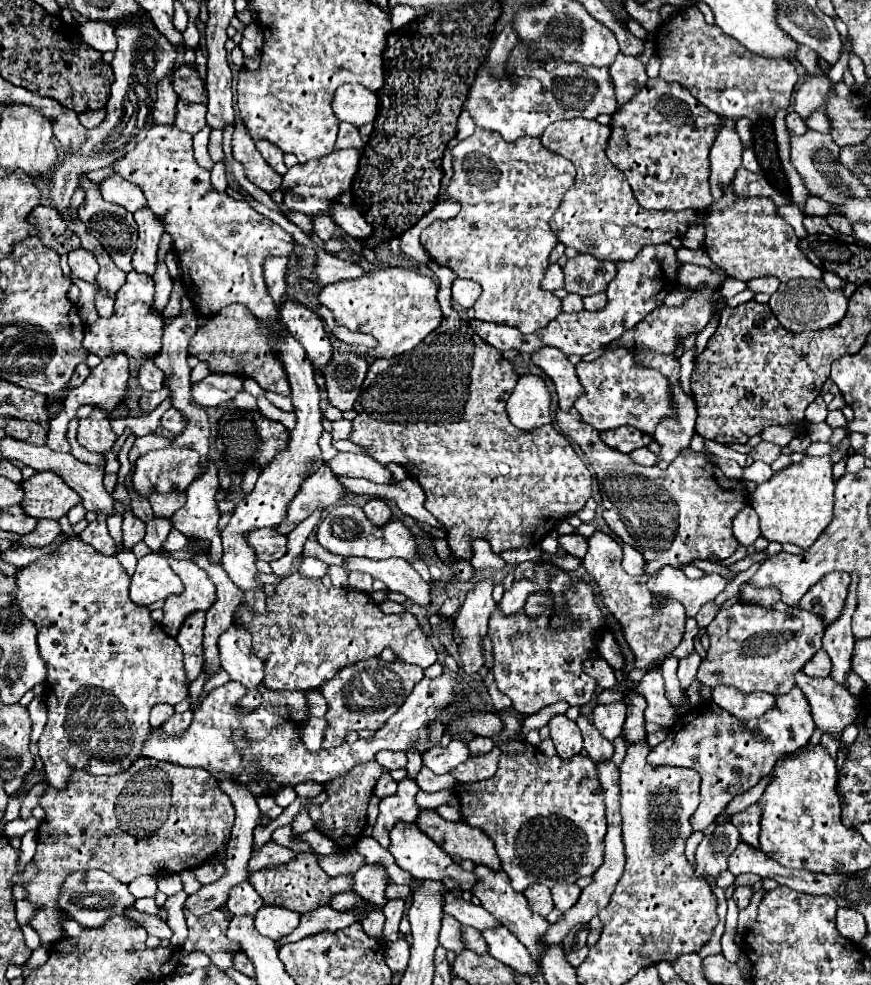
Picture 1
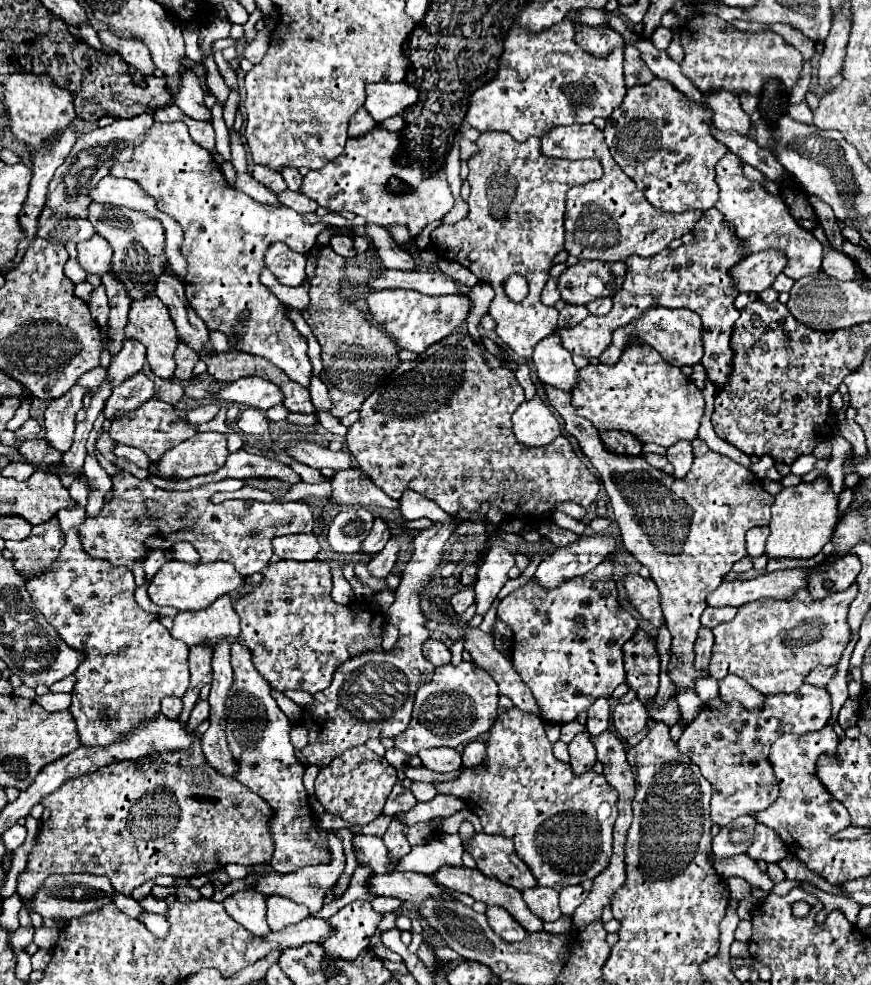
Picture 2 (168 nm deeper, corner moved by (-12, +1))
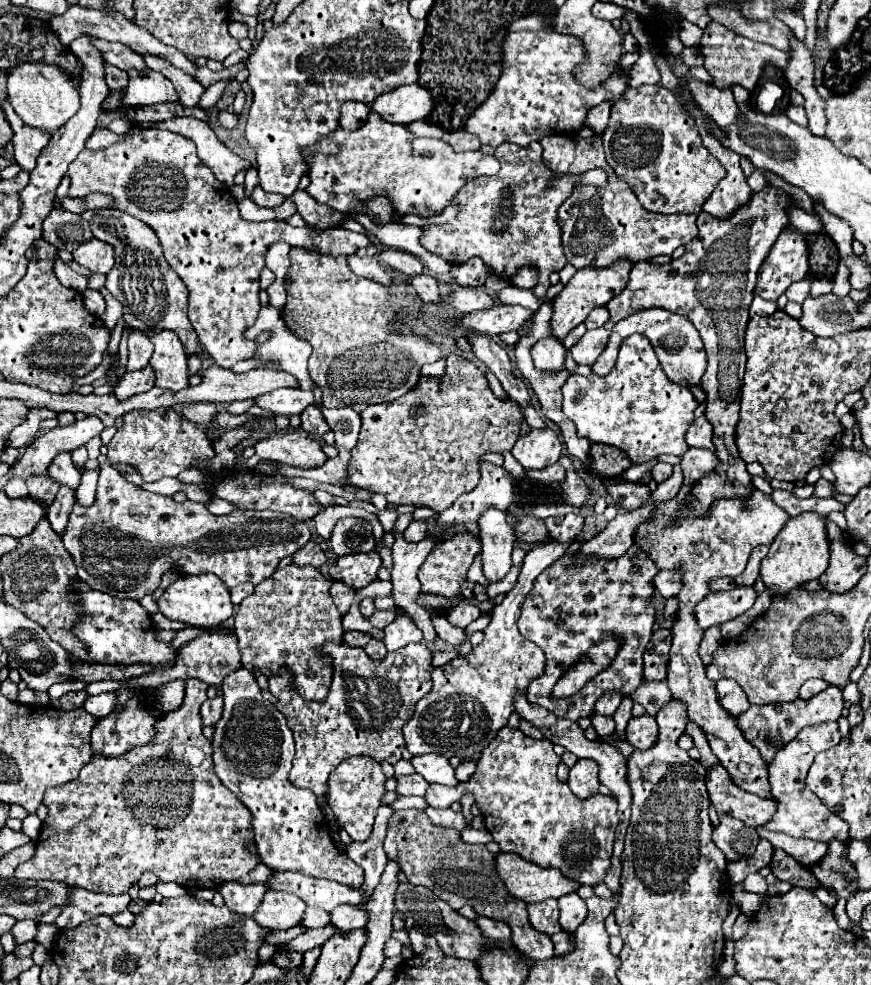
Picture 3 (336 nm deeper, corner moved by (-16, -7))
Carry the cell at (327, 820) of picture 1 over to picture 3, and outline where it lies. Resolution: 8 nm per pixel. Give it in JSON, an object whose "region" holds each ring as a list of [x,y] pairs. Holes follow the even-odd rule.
{"region":[[[352,756],[336,766],[328,778],[328,806],[332,808],[338,824],[352,836],[352,840],[366,840],[372,834],[372,824],[376,810],[382,806],[382,796],[386,794],[386,776],[382,766],[370,756]]]}

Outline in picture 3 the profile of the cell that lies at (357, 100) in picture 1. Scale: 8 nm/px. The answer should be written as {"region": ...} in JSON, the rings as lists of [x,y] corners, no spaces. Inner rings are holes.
{"region":[[[406,84],[380,94],[370,108],[386,122],[410,124],[422,120],[432,110],[432,106],[434,98],[426,88],[420,88],[418,84]]]}

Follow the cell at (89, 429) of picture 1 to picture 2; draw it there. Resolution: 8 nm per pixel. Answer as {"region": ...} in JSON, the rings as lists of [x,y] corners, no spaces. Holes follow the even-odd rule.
{"region":[[[144,372],[134,374],[132,378],[128,378],[128,382],[114,386],[112,396],[108,398],[108,402],[104,406],[104,414],[106,414],[106,418],[114,418],[114,414],[118,414],[118,412],[126,414],[126,412],[142,406],[152,396],[154,396],[152,380]]]}

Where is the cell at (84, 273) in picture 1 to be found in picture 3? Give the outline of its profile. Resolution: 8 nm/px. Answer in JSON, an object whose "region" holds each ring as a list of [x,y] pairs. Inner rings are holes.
{"region":[[[92,238],[92,240],[84,242],[82,246],[78,246],[72,252],[72,256],[78,264],[82,264],[90,272],[98,272],[98,274],[108,274],[114,266],[112,246],[108,246],[106,242],[96,240],[96,238]]]}

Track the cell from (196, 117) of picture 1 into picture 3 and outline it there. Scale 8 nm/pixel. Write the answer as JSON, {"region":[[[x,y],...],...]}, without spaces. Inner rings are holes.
{"region":[[[146,56],[144,58],[146,66],[152,68],[152,70],[160,70],[176,88],[176,94],[178,94],[178,102],[184,106],[184,108],[194,108],[200,104],[200,98],[204,94],[204,86],[198,84],[190,74],[170,66],[168,62],[164,62],[162,58],[156,58],[156,56]]]}

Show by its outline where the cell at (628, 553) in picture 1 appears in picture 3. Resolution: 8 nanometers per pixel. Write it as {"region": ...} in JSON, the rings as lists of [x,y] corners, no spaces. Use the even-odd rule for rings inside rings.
{"region":[[[660,570],[654,578],[654,588],[664,596],[664,598],[672,598],[676,594],[676,590],[680,590],[680,574],[676,572],[666,572]]]}

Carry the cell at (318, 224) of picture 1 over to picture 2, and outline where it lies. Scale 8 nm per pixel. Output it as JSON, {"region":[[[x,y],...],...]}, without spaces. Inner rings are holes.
{"region":[[[332,236],[332,242],[330,242],[330,246],[332,246],[332,250],[336,252],[336,254],[340,254],[342,258],[354,258],[356,256],[356,252],[354,252],[354,246],[352,246],[352,238],[348,238],[348,236]]]}

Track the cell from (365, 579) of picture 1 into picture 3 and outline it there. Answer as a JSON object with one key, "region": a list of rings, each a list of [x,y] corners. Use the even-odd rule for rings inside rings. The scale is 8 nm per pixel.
{"region":[[[412,520],[410,526],[404,530],[404,540],[424,540],[426,538],[426,522]]]}

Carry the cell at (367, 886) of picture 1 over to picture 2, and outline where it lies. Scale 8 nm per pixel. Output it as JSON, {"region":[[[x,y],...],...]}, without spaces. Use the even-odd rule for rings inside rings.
{"region":[[[356,900],[328,918],[336,934],[320,940],[320,946],[324,946],[328,958],[354,960],[364,948],[368,948],[380,920],[382,916],[372,910],[370,902]]]}

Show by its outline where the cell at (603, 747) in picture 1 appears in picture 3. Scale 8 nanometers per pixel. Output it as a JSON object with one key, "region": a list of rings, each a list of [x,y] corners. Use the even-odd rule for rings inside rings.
{"region":[[[608,692],[608,694],[604,694],[604,696],[596,702],[594,712],[596,712],[596,714],[600,714],[600,716],[614,716],[614,712],[616,712],[616,708],[618,708],[620,700],[622,700],[622,694]]]}

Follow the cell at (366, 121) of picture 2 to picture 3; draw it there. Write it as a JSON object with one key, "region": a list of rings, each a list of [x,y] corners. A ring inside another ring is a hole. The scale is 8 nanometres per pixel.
{"region":[[[346,102],[342,106],[342,116],[340,116],[340,126],[344,130],[358,130],[360,126],[364,126],[364,122],[368,120],[370,108],[366,104],[360,102]]]}

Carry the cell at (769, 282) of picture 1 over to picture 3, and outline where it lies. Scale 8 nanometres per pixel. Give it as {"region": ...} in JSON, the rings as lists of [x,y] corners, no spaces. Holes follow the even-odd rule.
{"region":[[[806,278],[796,282],[796,284],[792,284],[792,286],[788,286],[788,290],[786,290],[788,300],[790,302],[798,302],[798,304],[802,304],[808,294],[810,294],[810,280],[806,280]]]}

